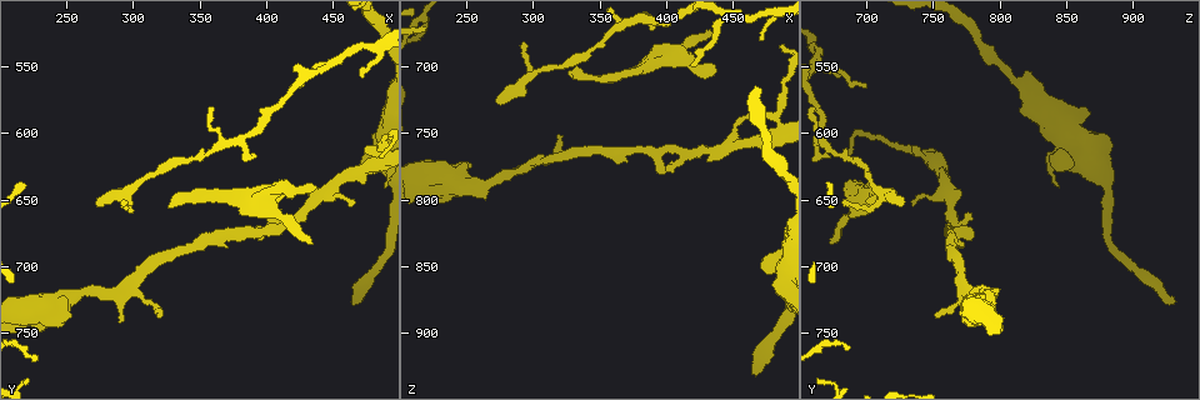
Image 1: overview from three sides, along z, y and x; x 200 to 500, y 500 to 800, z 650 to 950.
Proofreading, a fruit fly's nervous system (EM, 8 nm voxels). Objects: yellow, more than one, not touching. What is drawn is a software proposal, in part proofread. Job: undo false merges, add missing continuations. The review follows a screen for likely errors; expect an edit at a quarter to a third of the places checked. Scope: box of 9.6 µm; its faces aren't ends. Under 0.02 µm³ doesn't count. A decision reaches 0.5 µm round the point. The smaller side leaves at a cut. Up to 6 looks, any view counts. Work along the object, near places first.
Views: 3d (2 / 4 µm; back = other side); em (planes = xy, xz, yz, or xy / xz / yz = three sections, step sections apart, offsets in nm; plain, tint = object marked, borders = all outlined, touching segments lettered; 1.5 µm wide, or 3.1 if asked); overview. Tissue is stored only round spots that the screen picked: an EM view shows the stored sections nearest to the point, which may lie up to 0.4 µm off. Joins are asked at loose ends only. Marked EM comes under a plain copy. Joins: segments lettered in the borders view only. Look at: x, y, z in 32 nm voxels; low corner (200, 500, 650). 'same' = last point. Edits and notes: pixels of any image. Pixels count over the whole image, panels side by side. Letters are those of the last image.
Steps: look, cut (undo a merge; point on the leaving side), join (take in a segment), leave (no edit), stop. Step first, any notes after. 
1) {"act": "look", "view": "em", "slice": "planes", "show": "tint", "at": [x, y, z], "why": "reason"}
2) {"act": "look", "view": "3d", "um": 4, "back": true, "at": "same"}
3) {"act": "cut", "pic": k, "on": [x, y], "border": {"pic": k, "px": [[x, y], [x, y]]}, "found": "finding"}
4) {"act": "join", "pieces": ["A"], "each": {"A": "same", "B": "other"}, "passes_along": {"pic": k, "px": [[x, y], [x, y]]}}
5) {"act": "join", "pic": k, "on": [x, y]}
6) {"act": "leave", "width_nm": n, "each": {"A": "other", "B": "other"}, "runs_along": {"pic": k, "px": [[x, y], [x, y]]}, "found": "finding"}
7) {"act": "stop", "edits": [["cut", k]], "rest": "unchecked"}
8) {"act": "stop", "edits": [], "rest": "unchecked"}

{"act": "look", "view": "em", "slice": "xy", "step": 8, "show": "borders", "at": [466, 722, 932]}

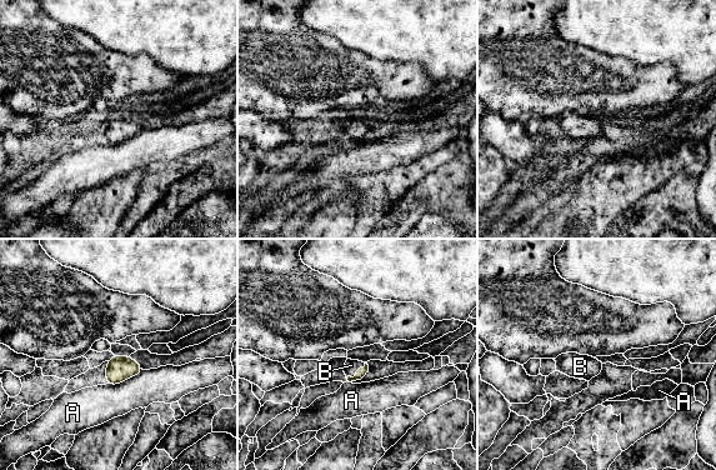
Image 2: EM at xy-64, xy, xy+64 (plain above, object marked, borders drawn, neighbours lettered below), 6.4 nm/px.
{"act": "look", "view": "em", "slice": "planes", "show": "borders", "at": "same", "why": "cut it another way"}

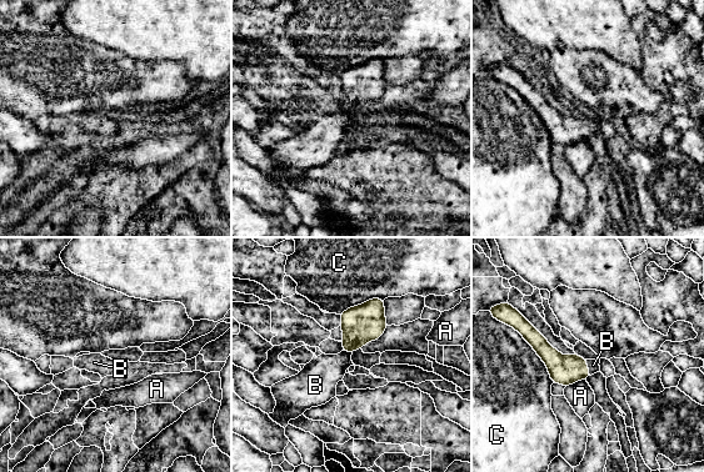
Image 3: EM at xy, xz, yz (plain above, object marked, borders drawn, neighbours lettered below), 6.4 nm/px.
{"act": "join", "pieces": ["B"], "longest_contact_nm": ["C", 480], "each": {"A": "other", "B": "same", "C": "other"}, "passes_along": {"pic": 3, "px": [[565, 370], [587, 367], [593, 365]]}, "found": "it goes on there"}

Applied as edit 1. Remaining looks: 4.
{"act": "look", "view": "overview"}

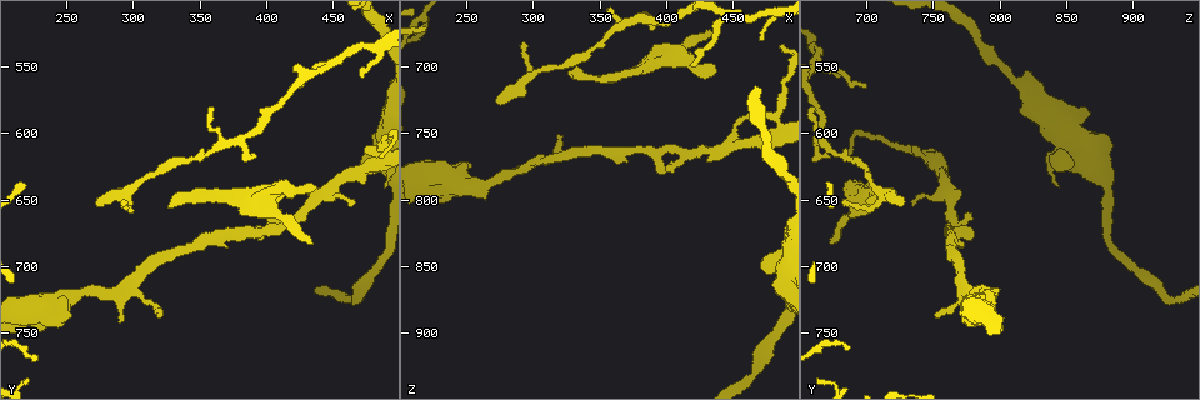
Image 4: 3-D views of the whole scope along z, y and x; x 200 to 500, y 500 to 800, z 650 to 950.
{"act": "look", "view": "3d", "um": 2, "at": [436, 680, 676]}

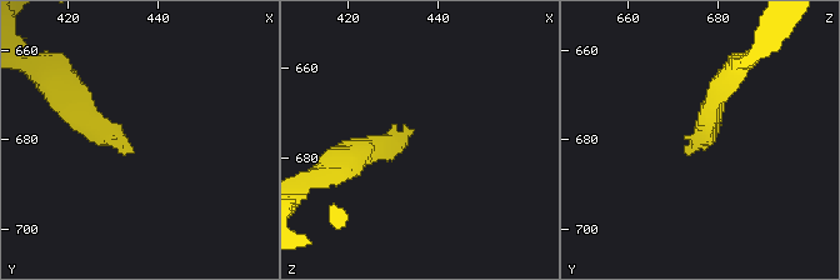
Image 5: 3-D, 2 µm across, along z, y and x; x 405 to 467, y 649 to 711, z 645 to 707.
{"act": "look", "view": "em", "slice": "planes", "show": "borders", "at": [435, 683, 674]}

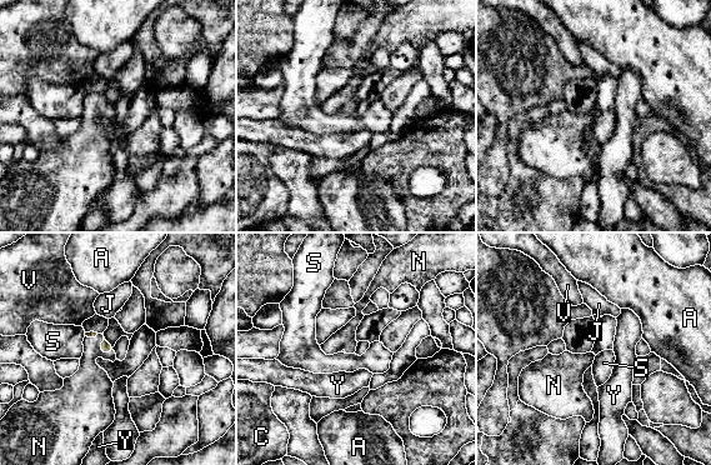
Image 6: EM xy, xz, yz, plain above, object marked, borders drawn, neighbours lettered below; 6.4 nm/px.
{"act": "join", "pieces": ["N"], "each": {"A": "other", "C": "other", "J": "other", "N": "same", "S": "other", "V": "other", "Y": "other"}, "found": "the cell continues"}

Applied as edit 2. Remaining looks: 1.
{"act": "look", "view": "em", "slice": "planes", "show": "borders", "at": [274, 654, 728], "why": "an open end"}

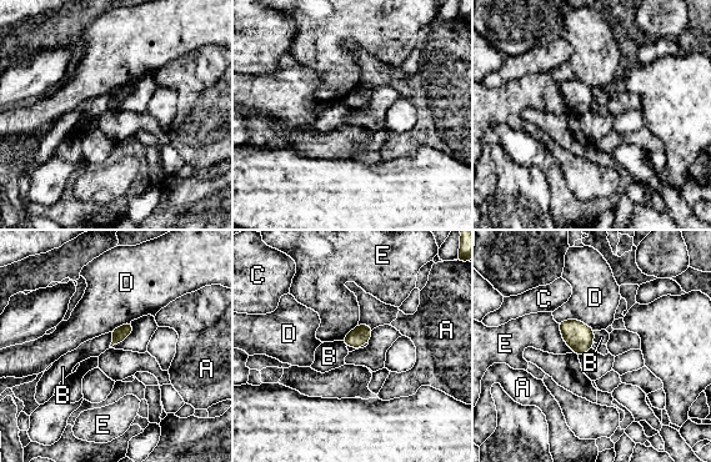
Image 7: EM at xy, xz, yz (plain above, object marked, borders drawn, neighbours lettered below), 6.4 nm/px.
{"act": "leave", "each": {"A": "other", "B": "other", "C": "other", "D": "other", "E": "other"}, "border": {"pic": 7, "px": [[111, 332], [111, 344], [109, 346]]}, "found": "no lettered segment goes on from it"}

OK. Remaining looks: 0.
{"act": "stop", "edits": [["join", 3], ["join", 6]], "rest": "unchecked"}

